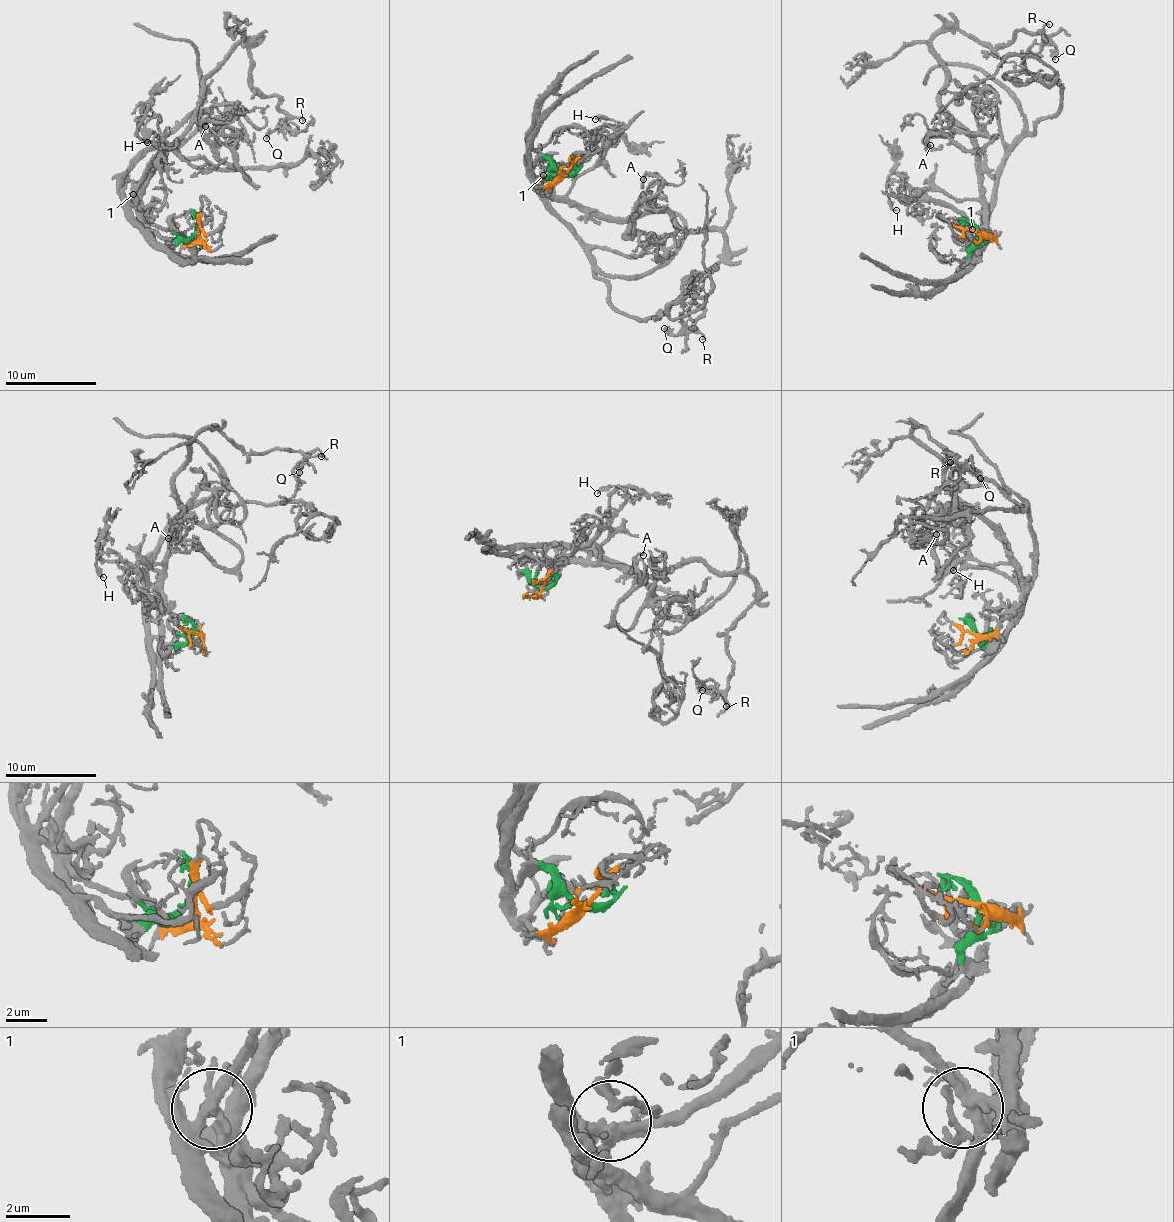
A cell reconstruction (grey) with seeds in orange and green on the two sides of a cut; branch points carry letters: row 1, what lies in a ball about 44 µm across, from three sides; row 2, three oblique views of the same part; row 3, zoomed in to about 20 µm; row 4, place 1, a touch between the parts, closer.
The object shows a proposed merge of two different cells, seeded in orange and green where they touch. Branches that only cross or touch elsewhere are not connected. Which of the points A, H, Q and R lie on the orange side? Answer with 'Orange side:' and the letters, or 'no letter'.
Orange side: A, Q, R

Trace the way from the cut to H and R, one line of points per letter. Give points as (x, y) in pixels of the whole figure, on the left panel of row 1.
H: (197, 234), (156, 236), (134, 218), (128, 201), (156, 160), (159, 119), (149, 121), (147, 141)
R: (198, 234), (189, 241), (152, 222), (140, 185), (192, 123), (203, 76), (243, 39), (252, 87), (302, 121)

